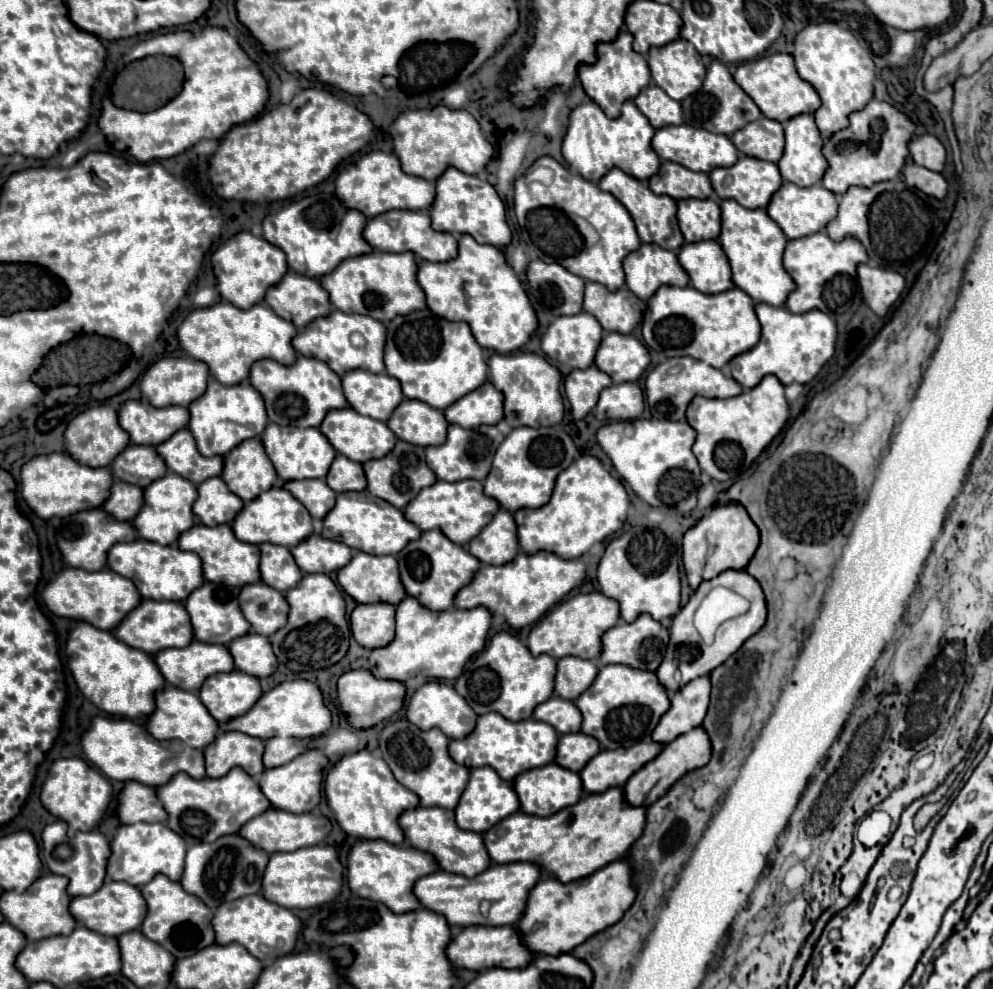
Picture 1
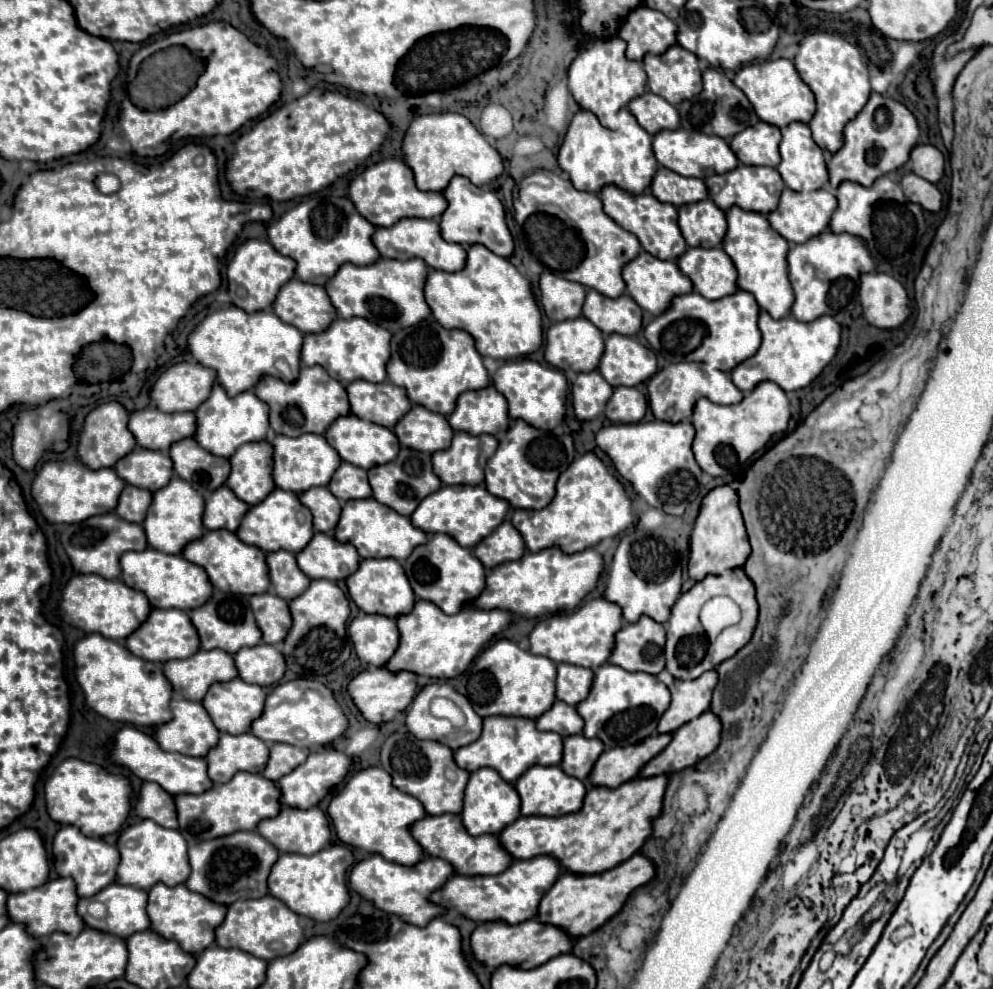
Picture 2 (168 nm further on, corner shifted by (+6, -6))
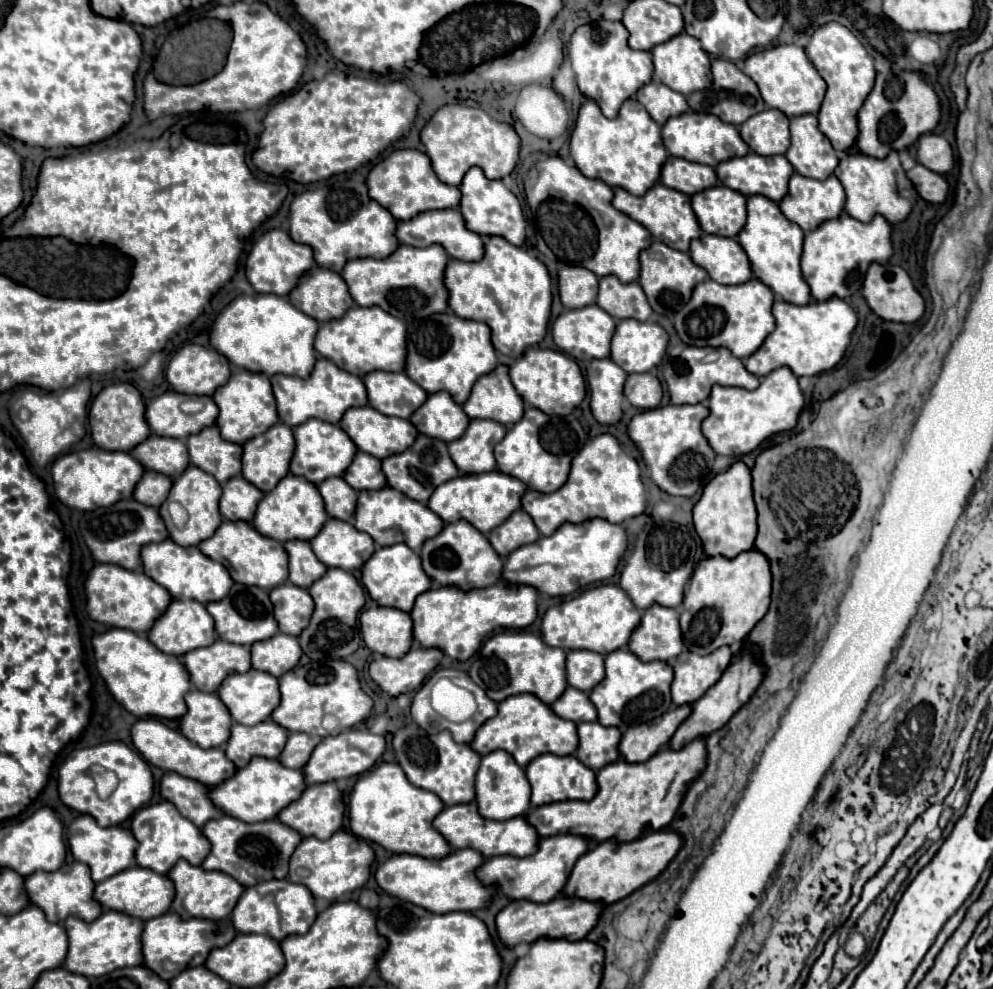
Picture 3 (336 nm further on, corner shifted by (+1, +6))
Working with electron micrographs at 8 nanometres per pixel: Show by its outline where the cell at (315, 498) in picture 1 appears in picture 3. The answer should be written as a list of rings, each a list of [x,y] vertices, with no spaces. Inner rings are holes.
[[[328,477],[318,485],[318,491],[324,499],[326,513],[334,519],[352,523],[354,505],[356,505],[356,491],[346,485],[342,477]]]

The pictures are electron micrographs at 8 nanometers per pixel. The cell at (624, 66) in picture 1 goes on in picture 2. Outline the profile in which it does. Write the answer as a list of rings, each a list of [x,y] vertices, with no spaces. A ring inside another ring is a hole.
[[[621,37],[593,39],[591,43],[587,43],[569,65],[567,77],[571,95],[575,97],[579,107],[591,111],[599,119],[599,123],[609,129],[615,129],[617,111],[631,99],[643,95],[647,83],[643,65],[625,57],[625,41],[621,41]]]

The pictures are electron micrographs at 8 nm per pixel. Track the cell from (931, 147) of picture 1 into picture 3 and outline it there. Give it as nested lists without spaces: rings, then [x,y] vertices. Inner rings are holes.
[[[922,135],[918,141],[918,163],[934,173],[948,173],[954,165],[954,153],[950,143],[942,135]]]

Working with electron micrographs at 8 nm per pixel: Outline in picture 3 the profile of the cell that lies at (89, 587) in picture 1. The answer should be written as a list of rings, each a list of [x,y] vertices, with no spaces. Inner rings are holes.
[[[94,565],[84,581],[86,591],[86,611],[88,615],[104,625],[122,627],[136,633],[148,633],[150,625],[166,611],[170,603],[170,593],[158,585],[154,579],[146,577],[142,571],[128,571],[118,565]]]

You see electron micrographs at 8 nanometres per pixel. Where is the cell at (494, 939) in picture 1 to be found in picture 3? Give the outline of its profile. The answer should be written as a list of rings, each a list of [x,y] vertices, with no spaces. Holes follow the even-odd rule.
[[[556,897],[544,905],[532,901],[512,901],[496,915],[496,931],[504,947],[516,947],[518,943],[534,943],[540,937],[580,941],[596,925],[600,911],[602,905],[590,905],[590,901],[578,901],[570,897]]]

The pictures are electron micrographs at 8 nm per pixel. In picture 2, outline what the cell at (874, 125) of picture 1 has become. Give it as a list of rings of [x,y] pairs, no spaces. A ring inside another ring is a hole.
[[[871,93],[863,111],[845,125],[845,143],[827,163],[829,183],[835,189],[841,181],[855,181],[869,187],[877,177],[899,169],[919,139],[919,125],[915,115],[899,101]]]

